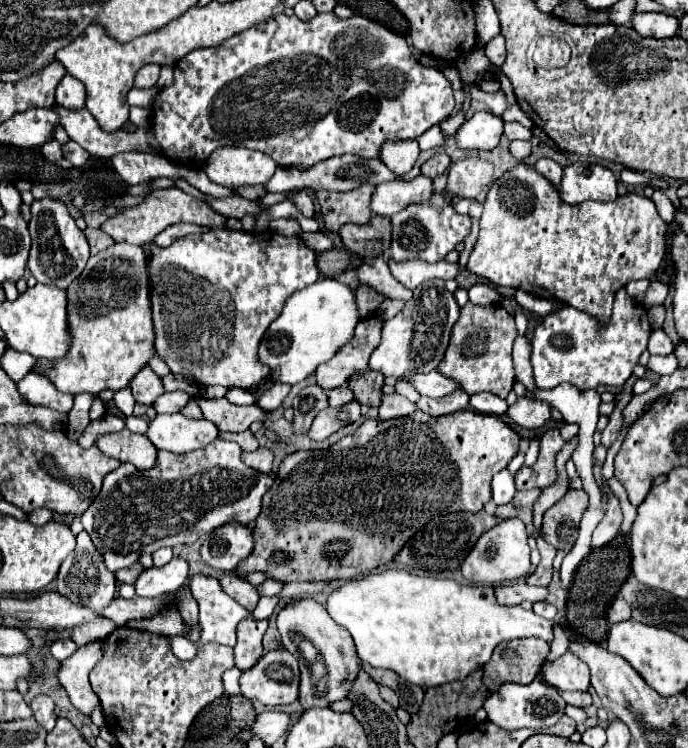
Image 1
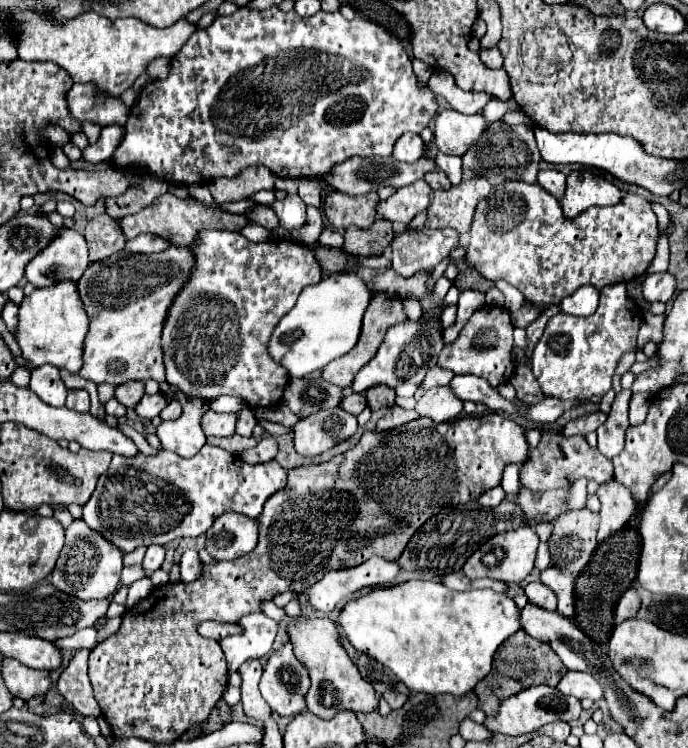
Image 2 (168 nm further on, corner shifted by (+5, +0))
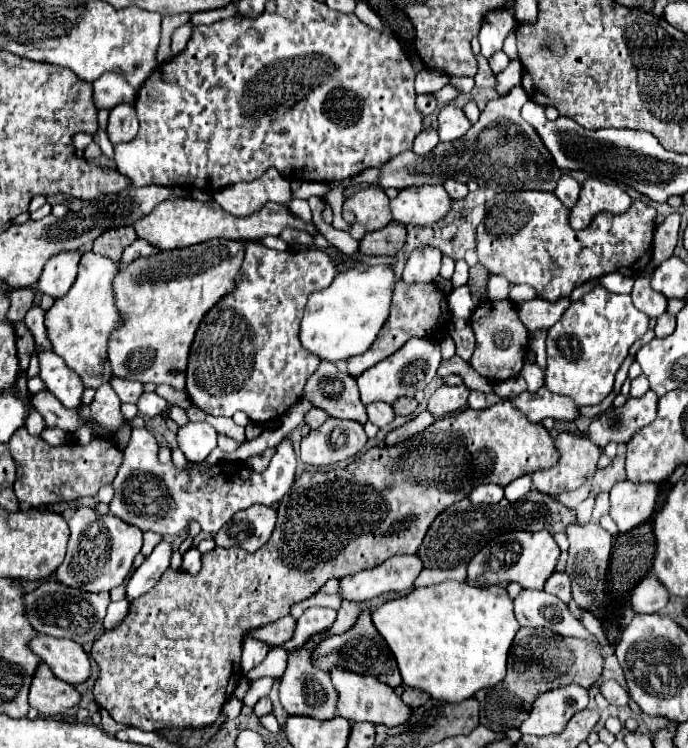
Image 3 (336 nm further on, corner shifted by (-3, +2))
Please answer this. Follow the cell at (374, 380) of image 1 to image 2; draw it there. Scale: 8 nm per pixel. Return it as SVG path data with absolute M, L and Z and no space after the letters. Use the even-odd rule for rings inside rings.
M376 384L370 392L364 394L366 396L366 402L368 402L368 408L370 410L380 410L380 408L390 408L394 406L394 390L392 388L386 388L384 384Z

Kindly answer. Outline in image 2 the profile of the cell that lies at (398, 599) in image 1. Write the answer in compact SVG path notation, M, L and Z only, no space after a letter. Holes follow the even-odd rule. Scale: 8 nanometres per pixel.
M408 580L396 586L376 588L360 598L346 602L338 616L338 628L360 654L382 662L410 690L426 694L462 696L462 692L470 692L476 682L490 672L492 654L506 638L522 630L522 622L520 608L510 596L496 594L492 590L454 592L438 582Z

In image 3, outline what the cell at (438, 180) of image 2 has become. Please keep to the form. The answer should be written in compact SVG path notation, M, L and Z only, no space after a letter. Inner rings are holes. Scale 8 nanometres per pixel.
M448 180L448 182L444 184L444 188L446 188L446 192L450 194L450 198L452 198L452 200L460 200L460 198L464 198L464 196L468 194L468 186L466 186L466 184L462 184L462 182Z

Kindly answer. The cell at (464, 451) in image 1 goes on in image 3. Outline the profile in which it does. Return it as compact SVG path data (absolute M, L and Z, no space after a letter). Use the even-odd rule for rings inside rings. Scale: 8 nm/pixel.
M500 400L496 404L492 404L486 410L472 410L466 408L460 414L454 416L446 416L436 420L430 428L426 428L424 432L416 434L414 438L398 444L398 446L376 446L370 448L364 456L360 456L358 460L350 462L346 468L338 468L338 470L316 470L316 472L302 472L292 488L290 494L286 494L286 498L282 498L282 502L278 504L278 522L276 522L276 530L272 534L272 538L266 542L266 546L262 546L258 552L254 554L248 553L239 546L232 548L214 548L206 554L202 554L202 570L194 576L188 574L184 570L166 570L162 574L162 578L158 580L158 584L150 590L150 594L144 594L142 598L134 600L128 608L126 618L112 630L106 630L92 646L92 658L96 658L96 664L100 668L100 680L96 682L94 688L94 698L100 704L100 708L108 710L110 716L116 722L124 722L126 726L134 726L134 728L142 728L142 730L162 730L162 728L200 728L200 726L208 726L212 722L216 722L222 704L230 698L230 694L236 688L236 680L240 676L240 654L242 654L242 638L264 624L276 622L278 618L290 614L290 608L306 598L312 598L330 578L342 578L348 574L356 574L362 570L370 570L374 566L380 566L382 562L386 562L392 556L404 556L404 554L416 554L418 546L422 544L430 524L434 522L434 518L446 510L450 504L462 500L468 496L468 492L484 482L494 482L498 486L508 486L512 480L520 478L520 476L532 476L536 470L546 470L552 468L558 462L560 454L554 446L554 440L550 436L550 432L536 422L530 422L520 410L514 410L512 402Z

